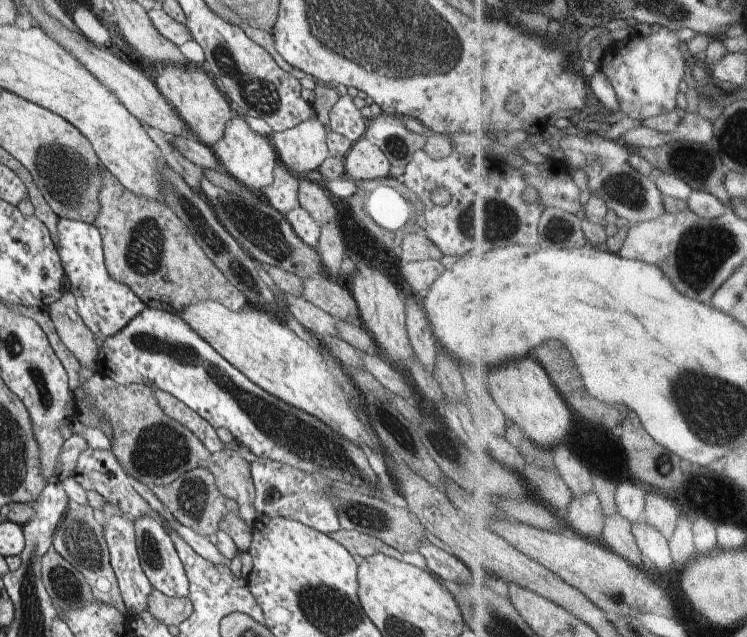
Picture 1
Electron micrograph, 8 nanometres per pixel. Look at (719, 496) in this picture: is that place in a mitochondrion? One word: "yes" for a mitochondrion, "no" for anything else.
no

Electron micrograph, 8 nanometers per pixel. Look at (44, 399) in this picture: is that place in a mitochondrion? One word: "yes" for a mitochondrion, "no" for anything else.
yes

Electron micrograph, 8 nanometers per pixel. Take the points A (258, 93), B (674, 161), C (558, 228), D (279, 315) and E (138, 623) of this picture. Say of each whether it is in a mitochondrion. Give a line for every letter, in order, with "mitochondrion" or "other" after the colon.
A: mitochondrion
B: mitochondrion
C: mitochondrion
D: other
E: other

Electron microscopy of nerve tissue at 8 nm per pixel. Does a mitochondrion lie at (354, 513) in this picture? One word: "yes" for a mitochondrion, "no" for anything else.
yes

